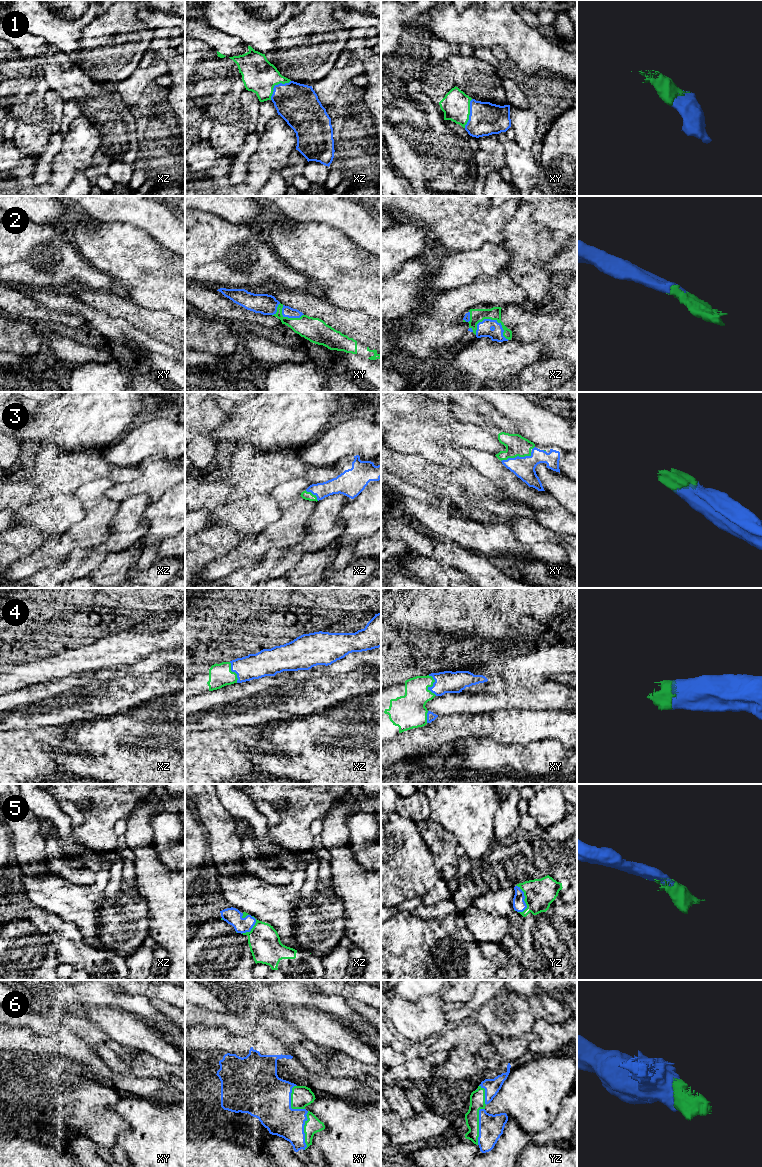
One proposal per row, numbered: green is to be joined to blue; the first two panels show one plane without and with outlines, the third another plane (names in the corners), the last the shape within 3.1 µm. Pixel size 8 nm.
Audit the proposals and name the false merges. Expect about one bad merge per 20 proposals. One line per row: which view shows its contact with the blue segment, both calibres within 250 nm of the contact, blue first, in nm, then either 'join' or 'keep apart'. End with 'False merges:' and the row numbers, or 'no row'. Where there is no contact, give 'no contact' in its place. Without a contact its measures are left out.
1: contact in xz; calibres 340 and 280 nm; join
2: contact in xz; calibres 130 and 110 nm; join
3: contact in xy; calibres 180 and 170 nm; join
4: contact in xy; calibres 180 and 220 nm; join
5: contact in yz; calibres 110 and 240 nm; join
6: contact in yz; calibres 200 and 130 nm; join
False merges: no row

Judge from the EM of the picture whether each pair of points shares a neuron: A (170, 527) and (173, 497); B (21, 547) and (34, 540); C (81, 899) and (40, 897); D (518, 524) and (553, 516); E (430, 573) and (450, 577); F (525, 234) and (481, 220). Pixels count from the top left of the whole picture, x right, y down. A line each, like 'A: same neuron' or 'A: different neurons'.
A: same neuron
B: same neuron
C: same neuron
D: different neurons
E: same neuron
F: different neurons

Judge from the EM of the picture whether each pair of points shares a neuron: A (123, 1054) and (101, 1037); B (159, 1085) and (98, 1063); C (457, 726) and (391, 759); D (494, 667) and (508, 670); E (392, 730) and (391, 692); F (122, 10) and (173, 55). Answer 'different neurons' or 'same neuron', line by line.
A: same neuron
B: same neuron
C: same neuron
D: same neuron
E: same neuron
F: different neurons

